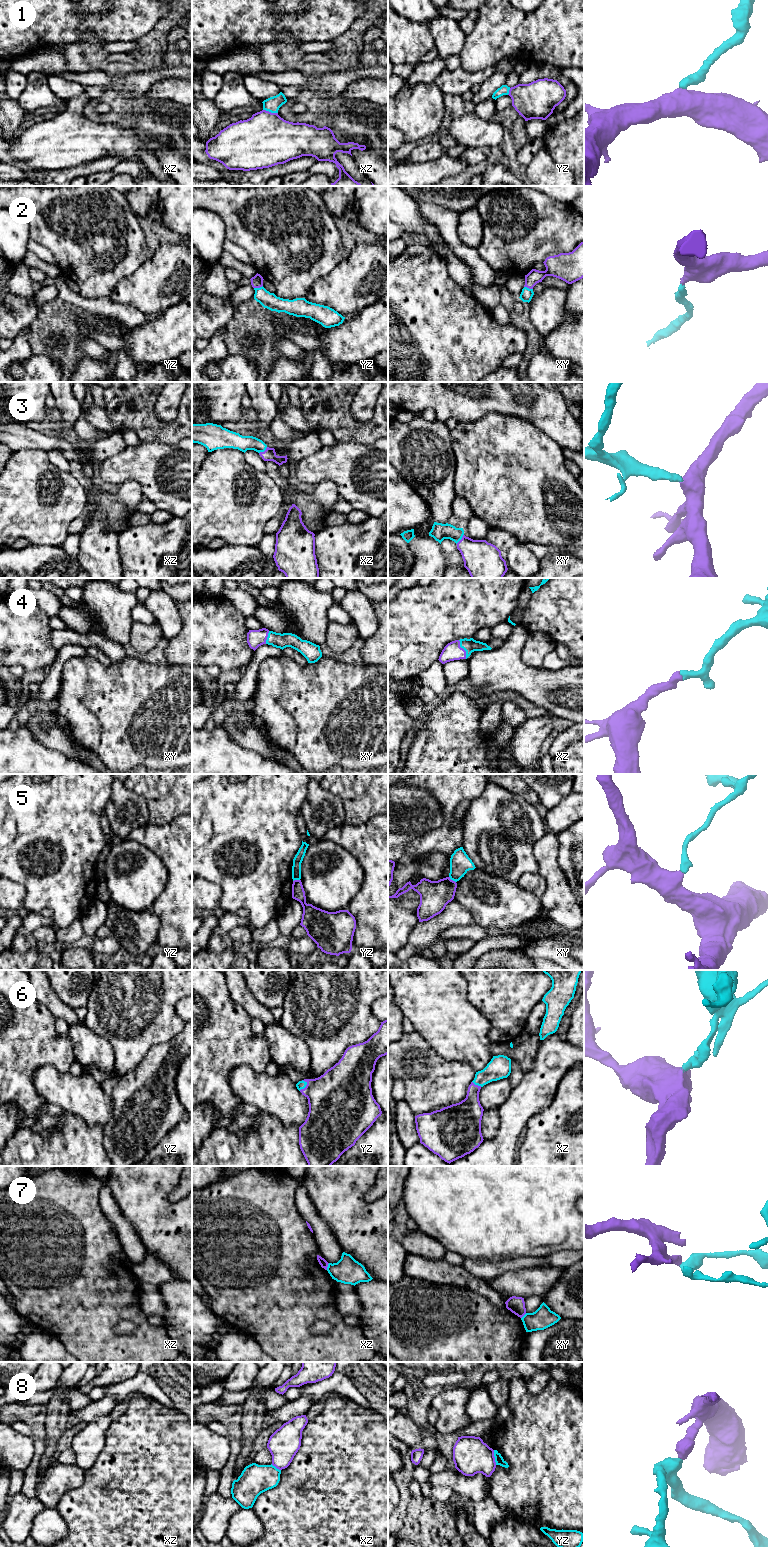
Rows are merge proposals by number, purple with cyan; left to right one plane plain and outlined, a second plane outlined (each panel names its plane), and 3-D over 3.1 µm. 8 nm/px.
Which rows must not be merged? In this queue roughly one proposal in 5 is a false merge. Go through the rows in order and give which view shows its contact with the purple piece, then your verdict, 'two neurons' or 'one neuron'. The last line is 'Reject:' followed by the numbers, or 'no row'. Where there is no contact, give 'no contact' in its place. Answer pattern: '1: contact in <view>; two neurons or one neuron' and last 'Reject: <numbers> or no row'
1: contact in xz; one neuron
2: contact in yz; one neuron
3: contact in xz; one neuron
4: contact in xz; one neuron
5: contact in xy; two neurons
6: contact in yz; one neuron
7: contact in xz; two neurons
8: contact in yz; two neurons
Reject: 5, 7, 8

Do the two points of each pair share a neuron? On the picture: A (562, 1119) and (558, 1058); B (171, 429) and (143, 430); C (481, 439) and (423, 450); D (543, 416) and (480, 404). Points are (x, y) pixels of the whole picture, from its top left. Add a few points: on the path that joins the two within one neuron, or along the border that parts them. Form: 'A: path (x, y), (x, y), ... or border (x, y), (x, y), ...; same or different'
A: border (573, 1064), (563, 1076), (550, 1102); different
B: path (164, 430), (150, 430); same
C: border (449, 431), (455, 468); different
D: path (527, 409), (515, 404), (496, 404); same

